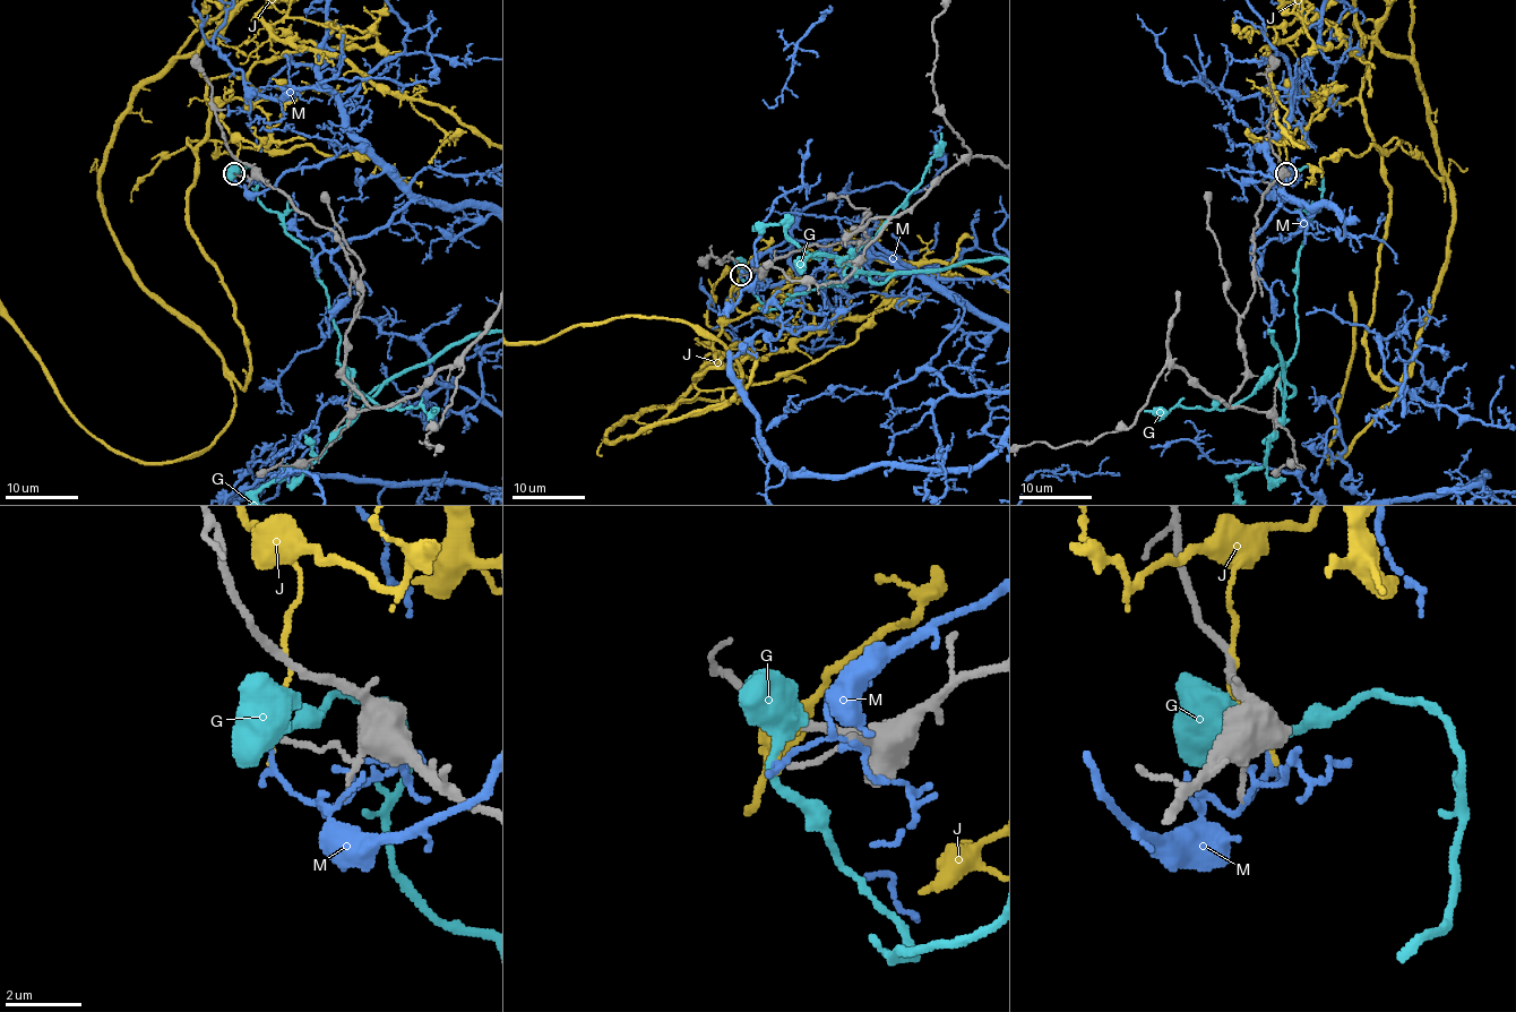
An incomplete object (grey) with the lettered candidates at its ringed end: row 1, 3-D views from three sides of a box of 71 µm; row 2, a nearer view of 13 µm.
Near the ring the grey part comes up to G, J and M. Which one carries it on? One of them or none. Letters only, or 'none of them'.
none of them

